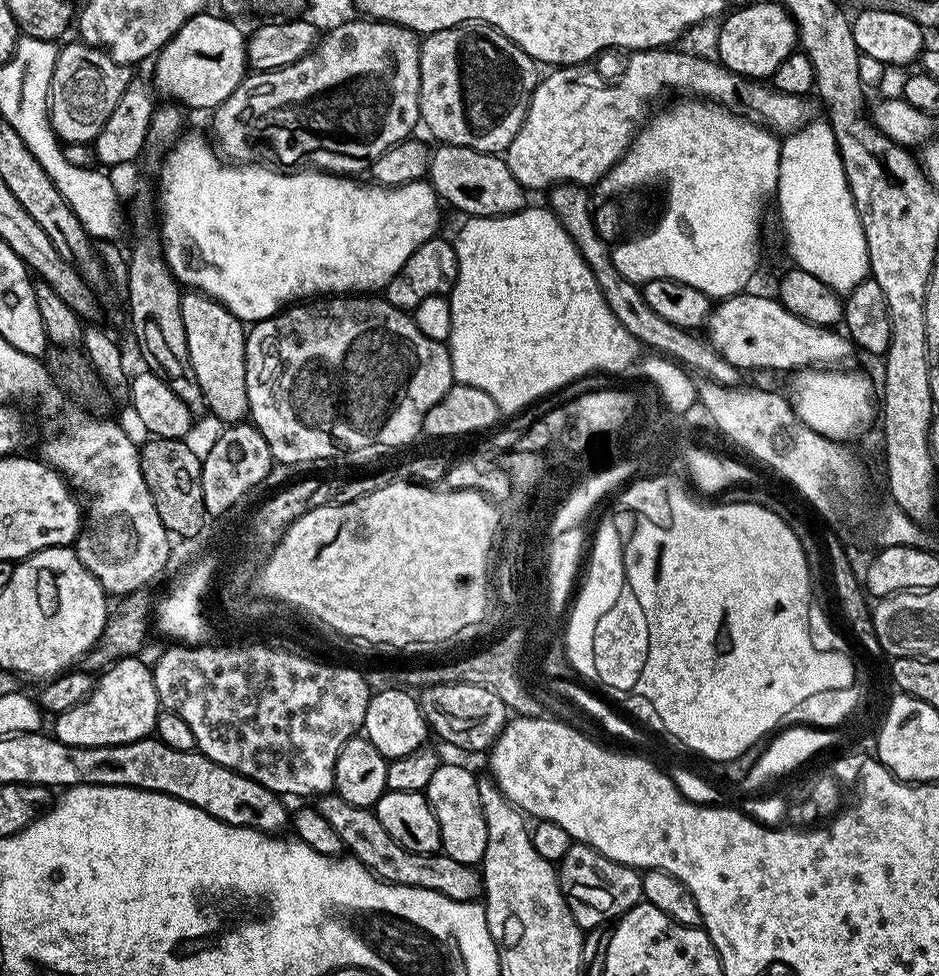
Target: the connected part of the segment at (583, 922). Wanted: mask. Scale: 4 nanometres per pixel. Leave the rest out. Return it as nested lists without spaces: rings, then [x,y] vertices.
[[[573,842],[570,850],[566,850],[566,858],[558,862],[558,875],[566,906],[570,906],[574,922],[578,922],[578,926],[585,930],[615,921],[617,916],[626,914],[641,903],[644,894],[644,882],[637,869],[606,858],[606,854],[594,850],[589,844]]]

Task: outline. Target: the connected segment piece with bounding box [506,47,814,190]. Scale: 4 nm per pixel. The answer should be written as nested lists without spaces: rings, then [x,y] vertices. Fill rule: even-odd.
[[[666,47],[633,51],[616,80],[609,84],[583,84],[581,69],[576,66],[553,67],[549,71],[552,73],[537,84],[526,118],[506,150],[514,178],[526,190],[548,190],[558,184],[593,186],[603,181],[649,119],[648,103],[668,91],[725,106],[735,105],[740,96],[743,111],[777,134],[796,132],[813,119],[814,112],[803,96],[782,94],[764,82],[742,83],[741,77],[715,59],[672,51],[676,50]]]

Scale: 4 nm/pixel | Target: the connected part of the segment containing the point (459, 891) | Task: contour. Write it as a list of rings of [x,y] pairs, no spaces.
[[[325,794],[319,797],[318,807],[322,818],[326,818],[326,822],[330,822],[330,826],[334,826],[338,838],[342,838],[345,849],[381,880],[386,880],[390,884],[434,890],[446,898],[458,902],[467,900],[476,902],[483,897],[484,878],[479,867],[454,862],[454,858],[440,852],[414,854],[410,850],[406,850],[406,846],[398,846],[398,842],[394,842],[394,838],[390,838],[390,834],[386,834],[386,829],[382,827],[382,822],[378,822],[373,809],[354,806],[335,794]]]

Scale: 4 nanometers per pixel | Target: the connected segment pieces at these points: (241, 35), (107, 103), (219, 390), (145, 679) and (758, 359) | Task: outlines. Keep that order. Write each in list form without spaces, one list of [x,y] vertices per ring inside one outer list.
[[[212,10],[199,12],[194,18],[190,18],[185,24],[176,31],[171,40],[164,43],[164,47],[156,53],[154,63],[156,69],[150,73],[150,79],[154,85],[155,91],[161,97],[183,106],[185,109],[208,108],[215,110],[219,108],[234,90],[244,81],[246,69],[248,68],[248,42],[245,29],[240,29],[235,24],[235,19],[227,15],[219,14],[215,16]]]
[[[83,42],[61,47],[56,54],[52,85],[48,91],[48,118],[53,133],[61,136],[64,144],[91,145],[96,135],[106,126],[118,98],[134,78],[127,64],[119,64],[100,48],[92,48]]]
[[[188,290],[181,295],[182,326],[186,326],[186,346],[190,350],[190,366],[194,366],[194,374],[198,378],[198,386],[202,386],[202,394],[207,411],[213,412],[225,425],[231,426],[243,421],[248,416],[248,395],[246,394],[246,358],[244,357],[244,341],[246,324],[224,304],[210,299],[203,292]]]
[[[139,655],[122,656],[95,677],[92,693],[78,706],[55,717],[56,739],[66,746],[118,746],[151,737],[162,705],[152,677],[152,668],[140,661]]]
[[[729,296],[713,307],[712,314],[706,325],[706,339],[712,344],[726,362],[730,362],[741,370],[772,369],[779,374],[795,373],[806,368],[819,368],[821,366],[840,366],[843,360],[848,360],[854,353],[854,345],[847,335],[836,333],[832,328],[819,328],[786,310],[781,306],[779,299],[768,296]]]

